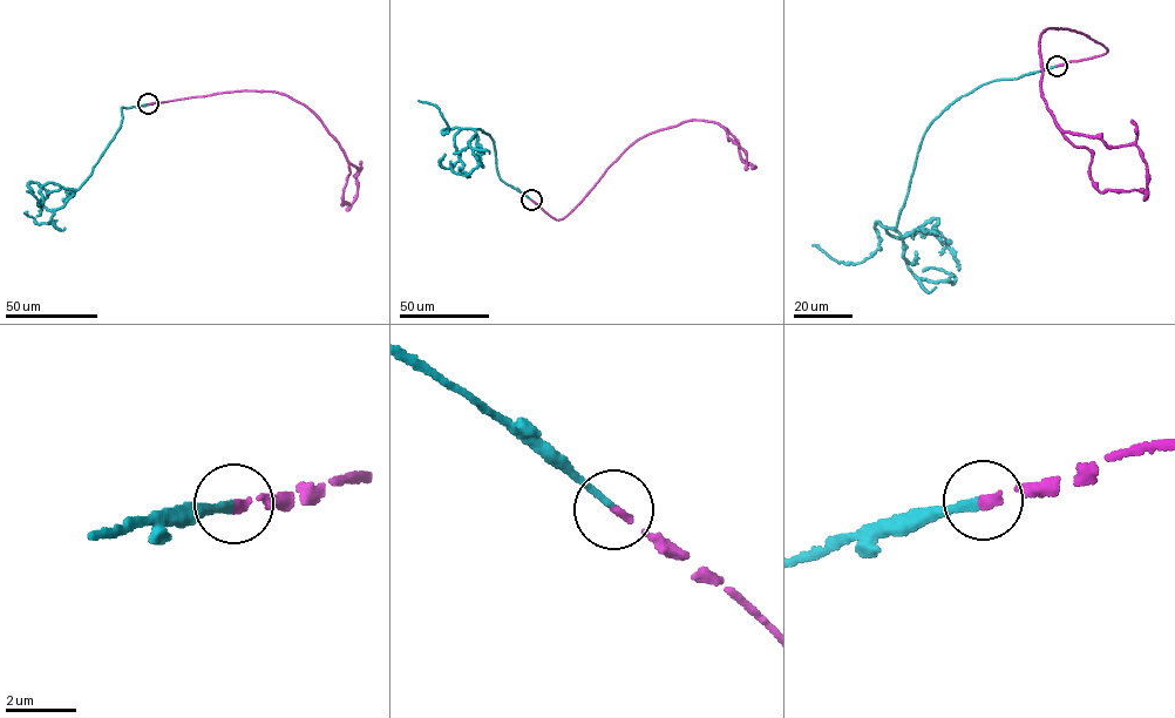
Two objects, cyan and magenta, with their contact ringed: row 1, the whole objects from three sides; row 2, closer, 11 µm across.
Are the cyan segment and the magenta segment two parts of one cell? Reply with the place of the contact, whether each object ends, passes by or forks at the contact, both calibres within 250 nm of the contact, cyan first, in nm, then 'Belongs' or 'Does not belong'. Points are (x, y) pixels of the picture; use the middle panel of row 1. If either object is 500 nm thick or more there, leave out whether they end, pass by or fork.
Place: (531, 200). At the ring cyan ends. At the ring magenta ends. Thickness 200 nm (cyan) against 220 nm. Belongs

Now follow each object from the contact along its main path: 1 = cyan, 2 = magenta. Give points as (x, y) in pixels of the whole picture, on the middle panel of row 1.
1: (531, 200), (498, 176), (490, 135), (456, 127), (443, 133), (449, 129), (439, 108), (418, 101)
2: (531, 200), (552, 217), (564, 218), (633, 143), (693, 120), (725, 128), (738, 142), (740, 156), (752, 167)

